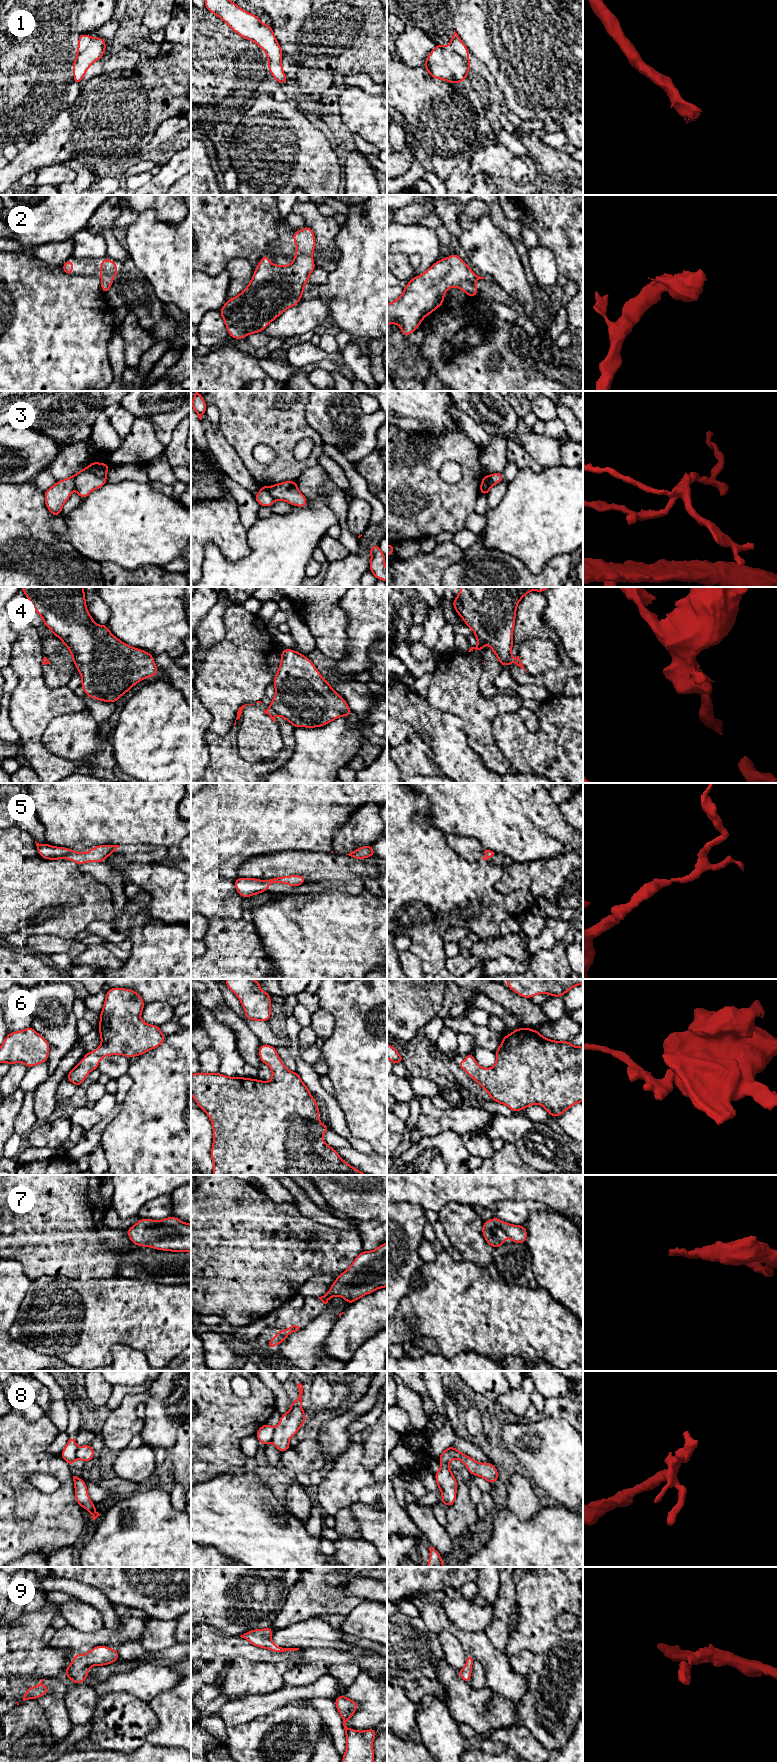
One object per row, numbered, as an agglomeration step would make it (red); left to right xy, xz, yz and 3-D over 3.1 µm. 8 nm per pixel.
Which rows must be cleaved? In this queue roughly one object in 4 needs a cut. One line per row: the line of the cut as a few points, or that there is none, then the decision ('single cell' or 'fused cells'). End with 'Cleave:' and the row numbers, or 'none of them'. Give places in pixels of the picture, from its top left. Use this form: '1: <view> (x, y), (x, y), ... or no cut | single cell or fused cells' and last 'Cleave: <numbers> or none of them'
1: no cut | single cell
2: no cut | single cell
3: xy (85, 468), (95, 474), (104, 476) | fused cells
4: yz (511, 652), (509, 663) | fused cells
5: no cut | single cell
6: no cut | single cell
7: no cut | single cell
8: xz (274, 1428), (274, 1434), (270, 1441) | fused cells
9: no cut | single cell
Cleave: 3, 4, 8

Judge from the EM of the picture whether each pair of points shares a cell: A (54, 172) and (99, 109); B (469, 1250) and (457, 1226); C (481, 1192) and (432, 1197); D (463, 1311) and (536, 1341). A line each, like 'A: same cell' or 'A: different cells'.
A: different cells
B: same cell
C: same cell
D: same cell

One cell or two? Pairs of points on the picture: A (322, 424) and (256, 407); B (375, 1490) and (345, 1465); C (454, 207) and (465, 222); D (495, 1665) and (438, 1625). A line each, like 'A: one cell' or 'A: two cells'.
A: two cells
B: two cells
C: two cells
D: one cell

